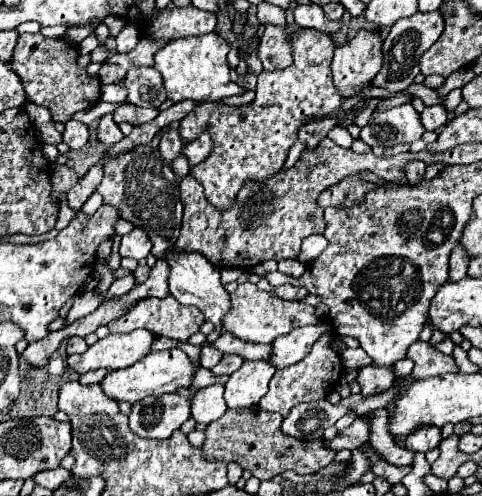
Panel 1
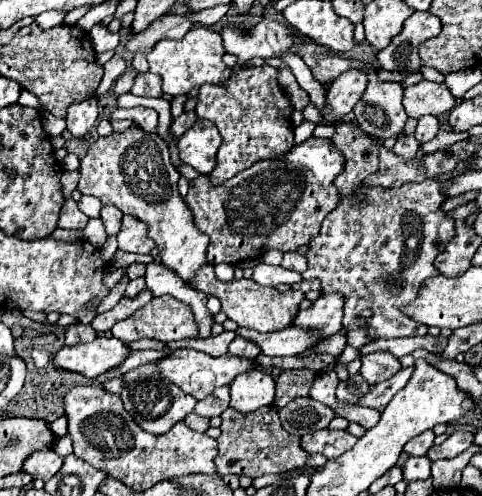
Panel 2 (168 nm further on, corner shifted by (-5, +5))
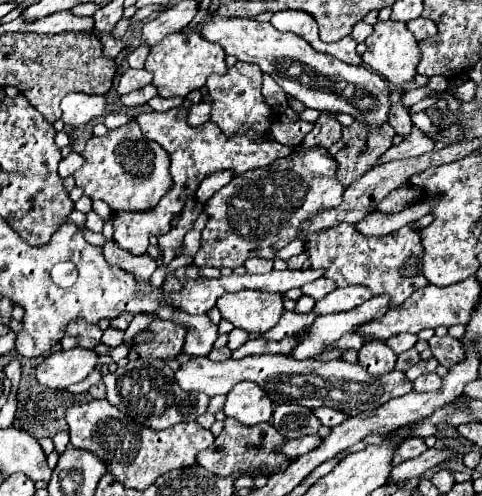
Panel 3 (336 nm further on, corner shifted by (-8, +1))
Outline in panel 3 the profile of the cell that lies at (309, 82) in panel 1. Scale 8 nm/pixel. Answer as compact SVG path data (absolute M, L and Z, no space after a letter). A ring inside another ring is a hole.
M236 63L234 67L228 67L226 75L210 75L206 81L208 93L214 99L212 103L212 121L228 135L246 131L250 137L262 137L264 131L270 129L274 111L264 103L260 87L262 87L262 73L256 69L256 65L248 63Z

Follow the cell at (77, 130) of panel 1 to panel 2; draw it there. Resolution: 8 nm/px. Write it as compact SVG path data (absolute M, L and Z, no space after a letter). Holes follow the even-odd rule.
M91 97L91 99L85 99L83 103L75 103L75 105L69 105L67 109L67 129L73 137L83 137L85 133L91 131L91 127L95 125L97 121L97 99Z

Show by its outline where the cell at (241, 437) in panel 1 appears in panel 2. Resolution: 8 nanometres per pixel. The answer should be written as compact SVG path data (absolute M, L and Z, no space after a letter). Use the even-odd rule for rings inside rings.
M265 405L265 409L257 409L253 413L237 413L229 407L221 413L221 419L221 437L217 439L219 455L215 457L219 475L235 473L255 479L267 473L283 473L303 467L309 459L309 455L301 447L301 439L281 427L277 409L273 405Z

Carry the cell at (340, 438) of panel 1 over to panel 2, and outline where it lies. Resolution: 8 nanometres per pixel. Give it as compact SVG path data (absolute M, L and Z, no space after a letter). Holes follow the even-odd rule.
M319 429L317 433L309 433L301 439L303 449L307 453L321 453L329 459L335 459L349 451L355 443L357 437L353 437L347 429L345 431L333 431L333 429Z

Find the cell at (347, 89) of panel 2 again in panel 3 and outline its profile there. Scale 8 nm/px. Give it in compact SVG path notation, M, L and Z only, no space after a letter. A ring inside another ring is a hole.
M320 113L314 129L304 137L300 147L302 149L308 149L308 147L328 149L330 145L334 145L342 137L342 125L334 117L336 113Z

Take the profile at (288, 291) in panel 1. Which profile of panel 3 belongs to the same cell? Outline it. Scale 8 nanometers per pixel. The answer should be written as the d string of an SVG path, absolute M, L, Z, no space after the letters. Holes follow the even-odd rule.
M322 277L322 279L316 279L316 281L308 283L308 285L304 285L304 287L302 287L302 293L308 295L308 297L312 297L314 301L320 301L324 295L328 295L328 293L334 291L334 289L336 289L334 281Z

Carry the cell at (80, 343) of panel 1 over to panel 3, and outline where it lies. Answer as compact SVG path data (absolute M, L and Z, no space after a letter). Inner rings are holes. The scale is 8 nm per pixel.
M74 319L68 323L60 345L64 349L74 349L74 347L94 349L100 343L100 337L102 337L102 329L98 325L92 325L84 319Z

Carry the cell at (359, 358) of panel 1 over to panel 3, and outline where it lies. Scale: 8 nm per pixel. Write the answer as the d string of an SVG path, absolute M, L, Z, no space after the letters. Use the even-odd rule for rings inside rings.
M434 335L428 343L432 349L432 356L436 357L438 363L444 367L452 367L464 357L464 349L462 349L460 339L454 339L450 335L444 335L444 337Z

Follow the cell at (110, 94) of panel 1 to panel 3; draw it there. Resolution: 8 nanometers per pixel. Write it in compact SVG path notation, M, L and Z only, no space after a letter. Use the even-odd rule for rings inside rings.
M126 69L120 75L120 83L118 83L116 91L120 95L126 95L126 93L132 93L136 89L146 87L150 81L152 81L152 73L150 71L146 71L146 69Z

